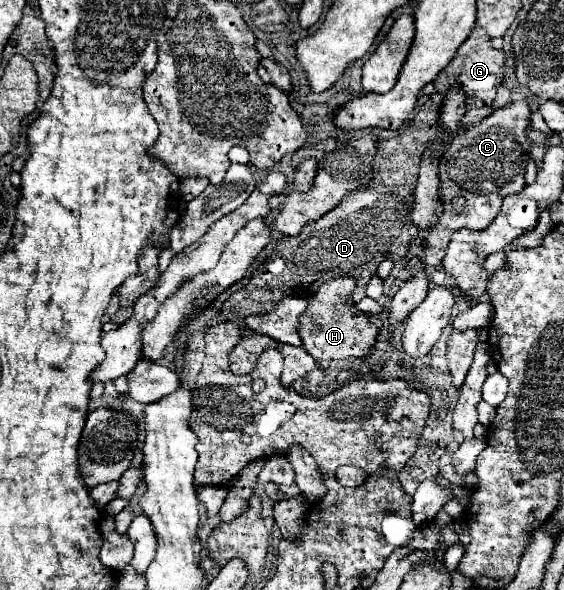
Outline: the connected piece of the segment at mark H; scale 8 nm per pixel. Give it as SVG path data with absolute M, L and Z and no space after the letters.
M338 277L332 279L308 297L308 309L300 315L300 337L302 347L316 359L348 359L348 357L364 357L372 347L378 327L370 323L370 319L356 309L352 301L352 291L356 289L354 277Z

